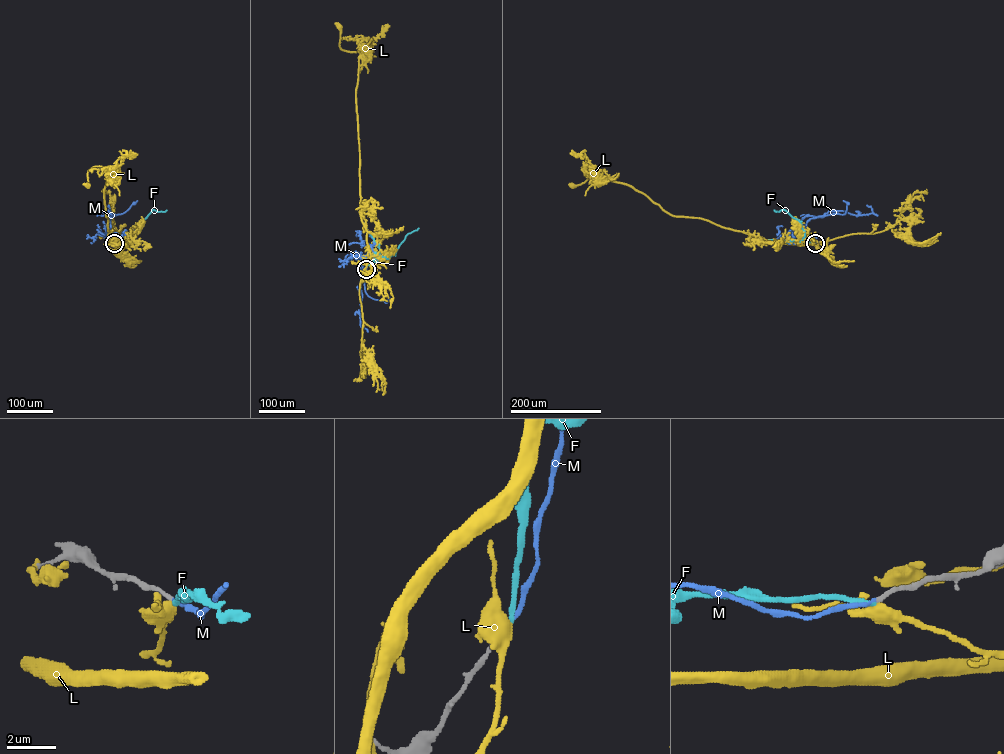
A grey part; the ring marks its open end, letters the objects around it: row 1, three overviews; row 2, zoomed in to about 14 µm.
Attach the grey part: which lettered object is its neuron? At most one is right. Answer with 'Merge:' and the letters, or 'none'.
Merge: M

